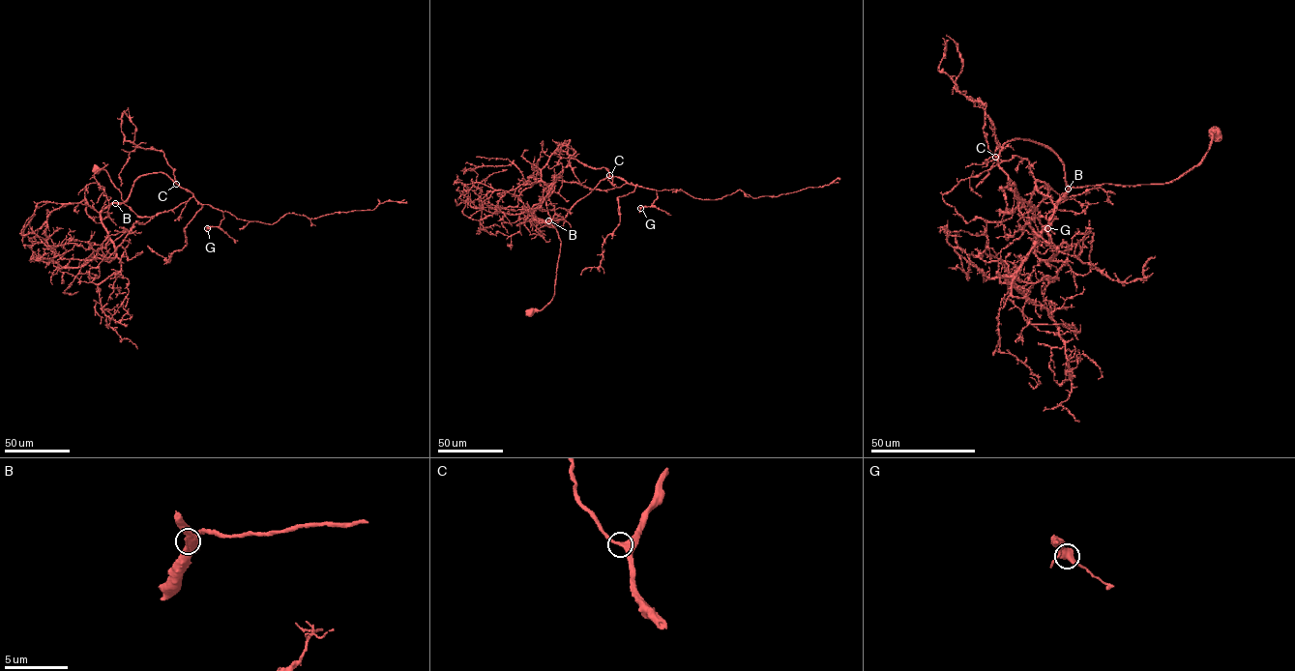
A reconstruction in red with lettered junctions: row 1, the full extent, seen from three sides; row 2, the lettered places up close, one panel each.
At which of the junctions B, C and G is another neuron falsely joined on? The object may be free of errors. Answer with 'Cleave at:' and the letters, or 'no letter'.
Cleave at: no letter

